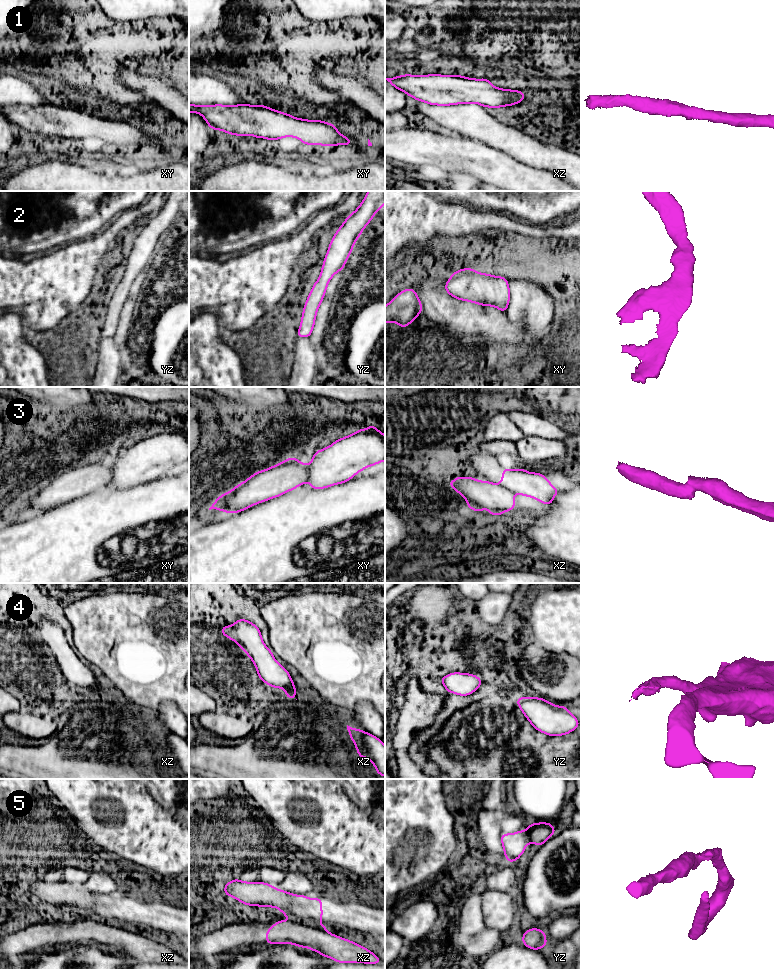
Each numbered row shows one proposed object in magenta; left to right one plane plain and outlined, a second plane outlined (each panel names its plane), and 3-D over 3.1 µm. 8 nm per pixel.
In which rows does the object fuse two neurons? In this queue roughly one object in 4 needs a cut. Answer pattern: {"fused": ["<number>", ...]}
{"fused": ["3", "5"]}

